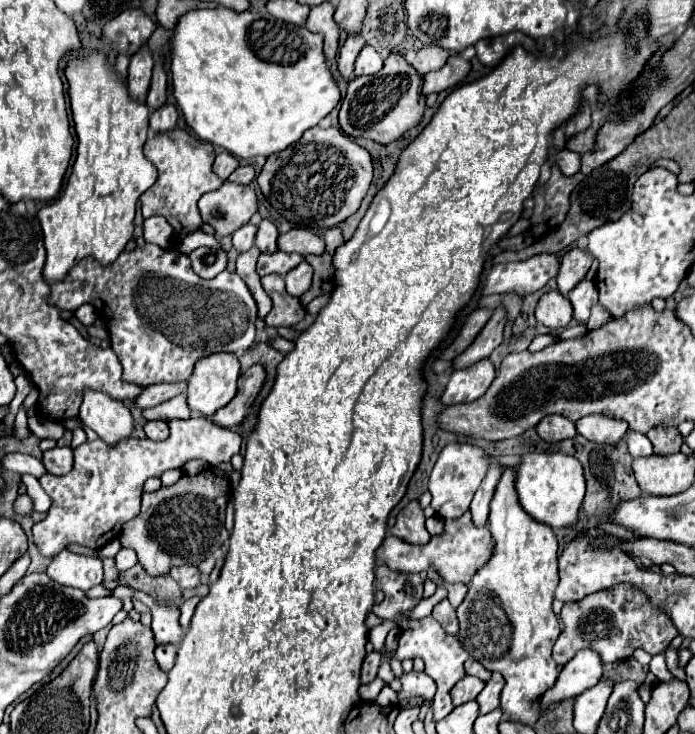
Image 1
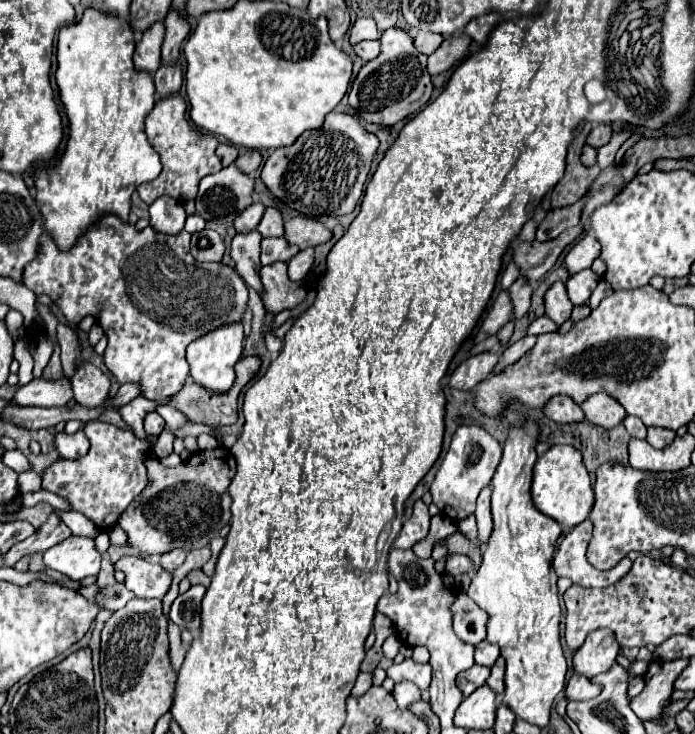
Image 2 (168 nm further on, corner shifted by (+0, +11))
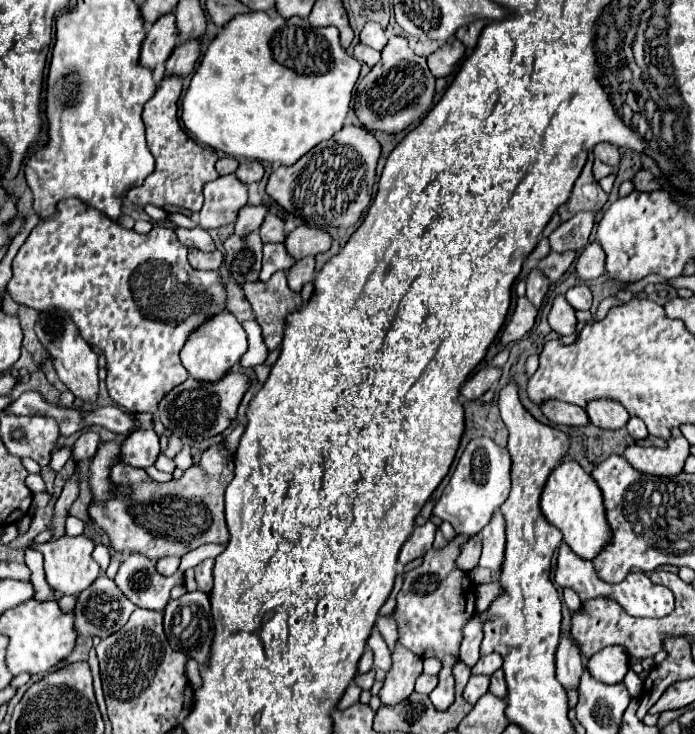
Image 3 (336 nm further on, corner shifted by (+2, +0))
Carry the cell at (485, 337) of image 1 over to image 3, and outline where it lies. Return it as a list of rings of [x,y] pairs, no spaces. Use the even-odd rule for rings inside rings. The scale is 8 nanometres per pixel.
[[[532,270],[528,274],[528,278],[526,278],[526,298],[534,306],[540,306],[544,302],[544,296],[546,296],[548,288],[550,288],[550,282],[540,270]]]

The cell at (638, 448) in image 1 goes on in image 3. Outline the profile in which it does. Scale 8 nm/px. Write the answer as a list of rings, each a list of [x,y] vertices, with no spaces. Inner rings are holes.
[[[632,416],[632,418],[628,420],[626,428],[628,428],[628,432],[632,434],[632,438],[634,438],[634,440],[642,440],[642,438],[646,438],[646,436],[648,436],[648,430],[646,430],[644,420],[640,420],[640,418],[636,418],[636,416]]]

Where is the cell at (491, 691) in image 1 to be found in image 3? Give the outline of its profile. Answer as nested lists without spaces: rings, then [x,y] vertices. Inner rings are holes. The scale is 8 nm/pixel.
[[[496,670],[492,676],[490,676],[490,692],[498,698],[504,698],[506,696],[506,680],[504,680],[504,672],[502,670]]]

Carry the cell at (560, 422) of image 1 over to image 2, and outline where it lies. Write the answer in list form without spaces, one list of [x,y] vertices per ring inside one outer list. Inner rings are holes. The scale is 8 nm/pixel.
[[[556,395],[544,405],[544,415],[552,419],[554,423],[576,423],[584,421],[584,413],[580,405],[574,405],[574,401],[566,395]]]

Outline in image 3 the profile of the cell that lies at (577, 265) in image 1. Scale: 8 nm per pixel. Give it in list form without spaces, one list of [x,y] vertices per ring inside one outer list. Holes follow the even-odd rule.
[[[590,242],[582,250],[580,258],[576,260],[576,272],[578,272],[578,276],[582,280],[592,280],[592,278],[602,276],[606,272],[604,260],[606,260],[606,256],[604,256],[604,250],[600,248],[600,244],[598,242]]]

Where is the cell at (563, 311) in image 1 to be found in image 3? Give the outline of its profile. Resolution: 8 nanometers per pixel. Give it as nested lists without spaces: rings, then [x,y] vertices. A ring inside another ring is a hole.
[[[558,296],[554,300],[554,306],[548,314],[548,322],[552,326],[554,332],[562,334],[562,336],[570,336],[576,332],[576,310],[566,302],[564,296]]]

